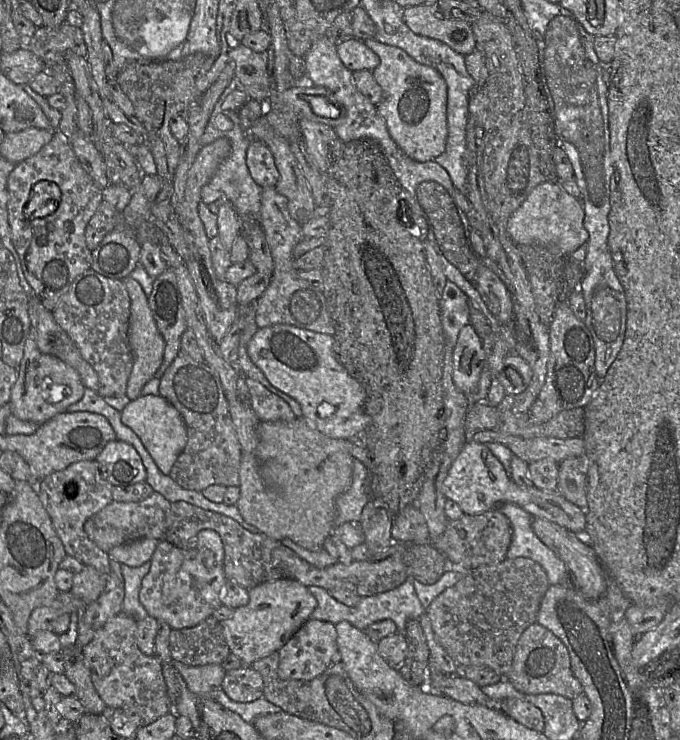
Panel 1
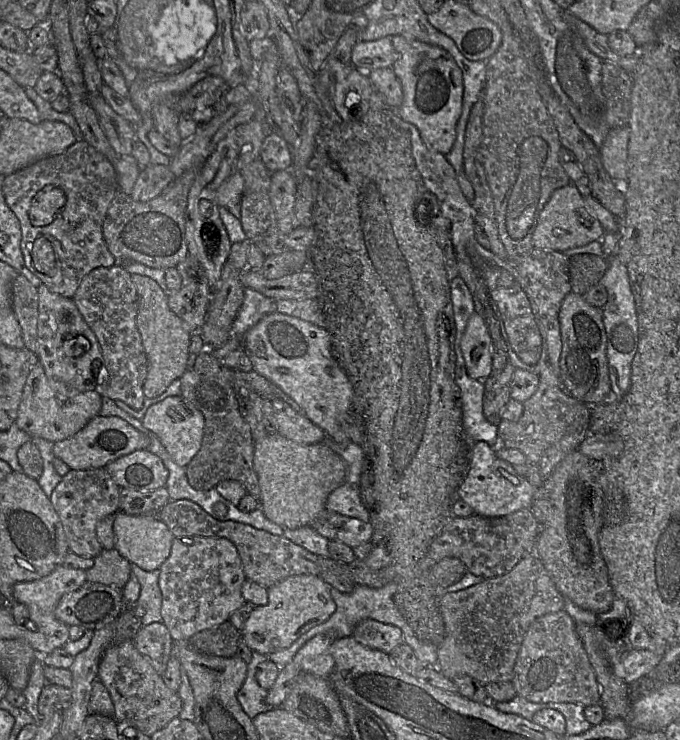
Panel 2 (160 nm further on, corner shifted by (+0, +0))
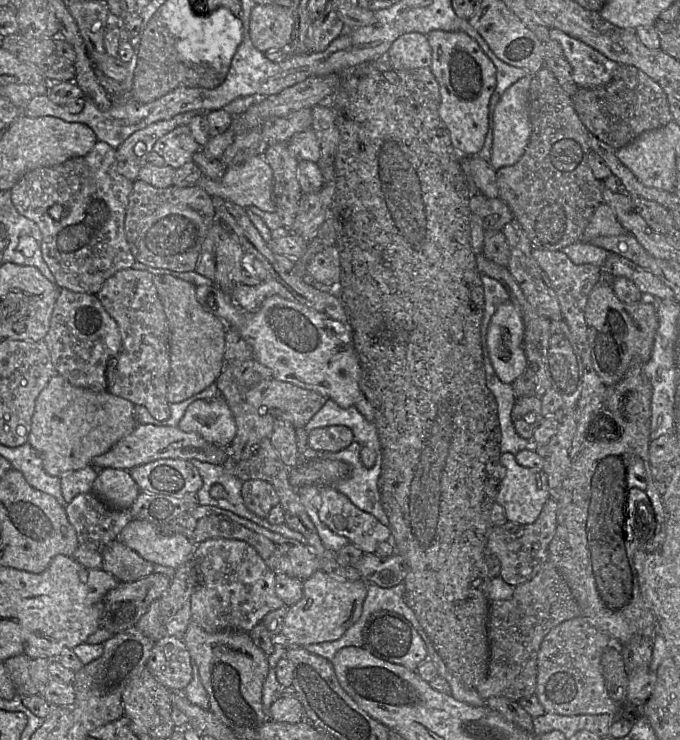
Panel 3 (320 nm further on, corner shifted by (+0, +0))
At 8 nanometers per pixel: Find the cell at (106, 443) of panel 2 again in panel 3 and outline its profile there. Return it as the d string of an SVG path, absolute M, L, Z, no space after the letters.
M137 425L134 431L121 439L106 453L95 457L91 466L96 469L121 469L130 471L137 466L160 459L192 460L214 465L224 465L228 459L227 446L211 444L195 433L187 433L174 426Z

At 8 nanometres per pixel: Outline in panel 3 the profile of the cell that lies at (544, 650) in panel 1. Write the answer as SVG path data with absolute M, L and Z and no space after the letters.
M582 617L573 618L567 621L562 622L558 626L554 627L543 639L537 657L537 677L536 677L536 691L535 694L530 696L536 697L537 701L542 705L545 712L549 713L549 715L554 715L556 717L564 717L564 718L576 718L579 716L585 715L602 715L602 714L614 714L617 710L622 711L624 709L624 705L617 705L609 696L605 681L602 673L601 666L601 658L603 653L607 648L611 647L610 638L603 632L600 632L595 627L587 623Z

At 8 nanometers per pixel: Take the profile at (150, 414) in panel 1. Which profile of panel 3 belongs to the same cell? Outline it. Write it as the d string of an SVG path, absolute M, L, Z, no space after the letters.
M223 397L197 399L189 404L178 424L183 432L195 433L216 446L228 446L236 434L232 411Z

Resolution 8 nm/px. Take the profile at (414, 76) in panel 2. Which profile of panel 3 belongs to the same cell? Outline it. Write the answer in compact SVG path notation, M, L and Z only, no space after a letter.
M432 31L426 35L432 50L430 70L440 88L438 114L445 124L453 149L459 157L476 156L483 147L488 130L492 130L493 116L489 113L489 102L496 87L496 68L477 41L465 32Z

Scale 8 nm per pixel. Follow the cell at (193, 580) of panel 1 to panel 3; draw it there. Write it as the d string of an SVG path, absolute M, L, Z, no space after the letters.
M206 540L194 545L190 561L198 577L198 586L190 597L191 619L206 632L250 632L269 612L284 606L275 592L276 575L255 548L245 542Z

